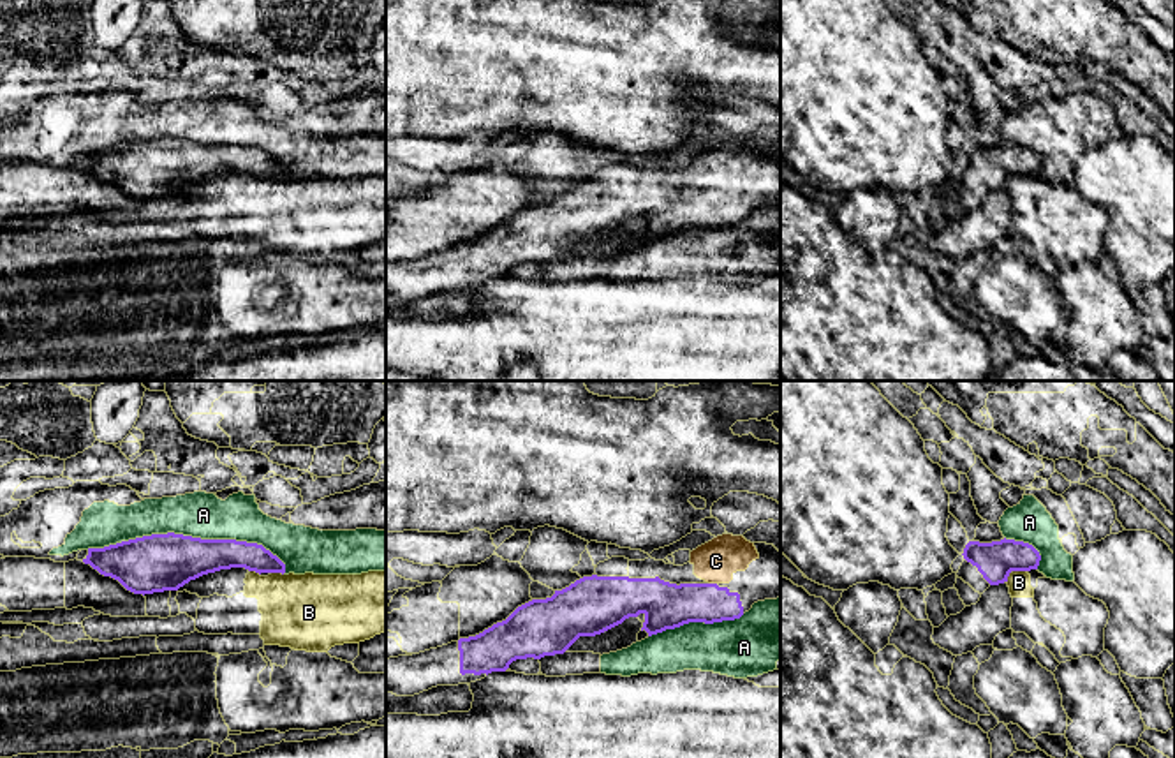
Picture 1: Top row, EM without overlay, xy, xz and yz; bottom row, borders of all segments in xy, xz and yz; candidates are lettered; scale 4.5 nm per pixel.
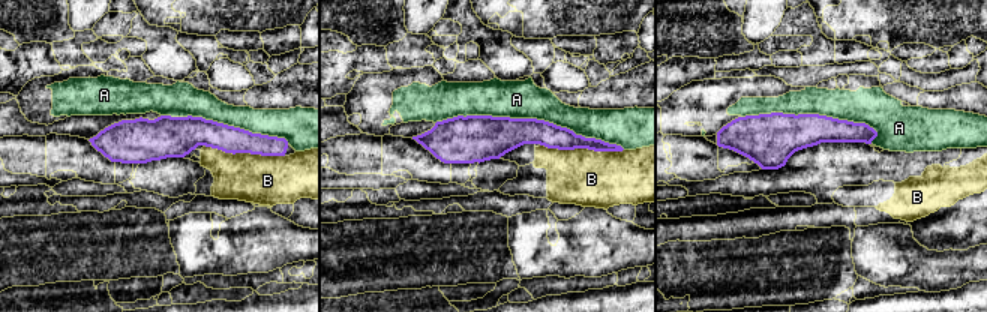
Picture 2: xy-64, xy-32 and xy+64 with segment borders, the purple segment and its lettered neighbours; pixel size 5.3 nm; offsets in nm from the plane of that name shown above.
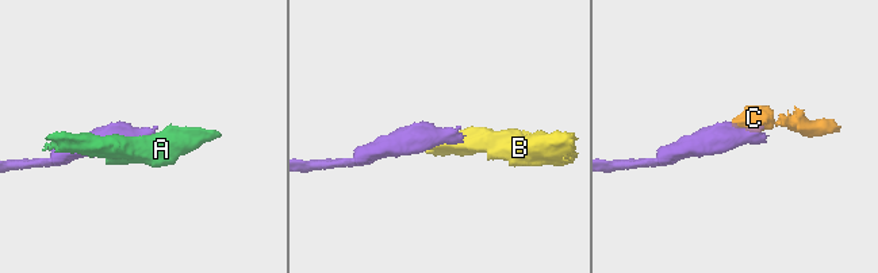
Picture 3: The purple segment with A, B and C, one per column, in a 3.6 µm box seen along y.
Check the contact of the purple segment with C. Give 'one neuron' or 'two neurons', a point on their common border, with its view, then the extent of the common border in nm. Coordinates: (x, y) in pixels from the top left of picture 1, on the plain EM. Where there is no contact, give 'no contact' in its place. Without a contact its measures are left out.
one neuron; meets purple in xz at (712, 189); contact 40 nm long

